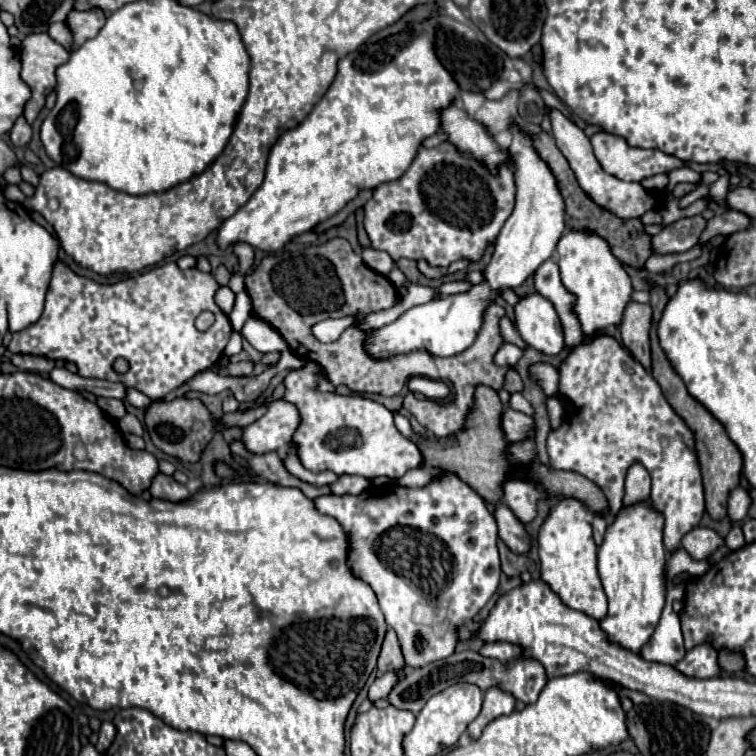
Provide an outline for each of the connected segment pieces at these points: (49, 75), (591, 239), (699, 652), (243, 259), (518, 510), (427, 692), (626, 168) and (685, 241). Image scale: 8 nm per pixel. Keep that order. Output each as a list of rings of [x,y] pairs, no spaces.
[[[48,33],[28,35],[22,39],[22,79],[32,89],[32,97],[24,107],[24,117],[28,123],[36,119],[40,109],[44,107],[46,97],[56,87],[56,67],[68,61],[70,53],[50,39]]]
[[[568,231],[556,249],[562,285],[568,293],[576,295],[574,313],[578,317],[580,329],[586,337],[594,337],[596,333],[608,329],[610,325],[620,325],[624,307],[632,297],[632,281],[624,271],[622,263],[610,253],[608,243],[602,237],[584,231]]]
[[[710,637],[704,643],[686,651],[686,657],[680,663],[676,663],[676,667],[680,667],[684,675],[700,675],[700,679],[722,673],[718,665],[718,651],[712,645]]]
[[[236,243],[234,249],[232,249],[232,253],[236,255],[242,271],[248,271],[248,269],[252,267],[252,263],[254,263],[254,249],[252,249],[250,245],[246,245],[246,243]]]
[[[508,479],[504,483],[504,503],[516,513],[522,523],[530,523],[536,517],[536,503],[540,499],[540,491],[536,483],[524,479]]]
[[[456,651],[446,659],[428,663],[426,667],[420,667],[414,671],[408,671],[406,677],[400,679],[392,687],[386,701],[396,709],[406,709],[406,711],[418,713],[432,695],[444,691],[452,683],[472,683],[472,685],[480,687],[482,691],[486,691],[488,687],[502,687],[504,691],[510,691],[516,699],[520,699],[528,705],[528,703],[534,703],[538,699],[546,681],[548,681],[548,677],[544,675],[544,667],[540,667],[540,663],[536,663],[534,659],[500,663],[496,659],[486,659],[476,651]]]
[[[596,133],[590,141],[594,147],[594,155],[604,167],[604,171],[624,181],[640,183],[646,177],[670,173],[686,165],[686,161],[680,161],[658,149],[630,147],[620,135]]]
[[[700,215],[692,219],[680,219],[670,227],[664,227],[660,233],[652,235],[652,253],[684,253],[698,243],[698,237],[704,227],[706,219],[702,219]]]

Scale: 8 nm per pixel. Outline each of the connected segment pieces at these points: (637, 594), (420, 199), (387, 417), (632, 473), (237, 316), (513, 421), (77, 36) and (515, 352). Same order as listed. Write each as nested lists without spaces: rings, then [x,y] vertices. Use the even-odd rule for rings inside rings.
[[[644,503],[644,507],[636,507],[636,511],[620,511],[608,525],[604,543],[598,549],[598,573],[604,585],[604,593],[608,597],[608,615],[600,621],[600,629],[606,633],[610,643],[616,643],[636,655],[640,655],[642,647],[650,641],[666,601],[668,555],[662,543],[662,527],[664,527],[664,519],[660,519],[660,515],[652,515],[652,503]]]
[[[440,143],[438,147],[434,149],[426,149],[426,147],[420,147],[418,153],[416,153],[416,159],[412,161],[412,165],[406,169],[406,173],[402,177],[398,177],[396,181],[388,181],[388,183],[382,183],[374,189],[374,195],[372,199],[364,205],[364,227],[368,231],[368,237],[372,241],[372,247],[374,249],[380,249],[380,251],[386,251],[390,253],[390,257],[394,261],[402,259],[402,257],[408,257],[408,259],[426,259],[430,265],[442,265],[442,267],[448,267],[450,263],[458,261],[458,259],[470,259],[470,261],[478,261],[486,249],[488,243],[492,243],[496,239],[496,235],[500,233],[504,221],[510,217],[512,209],[514,209],[514,193],[516,193],[516,187],[514,187],[514,175],[508,175],[508,171],[504,171],[504,175],[500,175],[500,179],[492,179],[492,175],[488,175],[488,171],[484,171],[484,167],[480,167],[480,163],[476,163],[476,159],[468,159],[468,155],[456,155],[456,151],[452,151],[452,147],[448,147],[448,143]]]
[[[312,361],[288,371],[284,377],[286,393],[282,399],[296,403],[300,413],[300,425],[292,435],[292,443],[298,445],[298,459],[306,469],[314,473],[330,469],[336,475],[348,473],[366,479],[380,475],[398,479],[422,463],[418,447],[396,429],[392,413],[382,403],[360,395],[342,397],[338,393],[320,393],[316,391],[320,377],[320,366]]]
[[[634,463],[626,477],[626,495],[622,499],[622,507],[632,507],[636,503],[644,503],[644,501],[648,501],[648,495],[650,495],[648,471],[644,471],[644,467],[640,467],[640,463]]]
[[[240,291],[236,295],[236,303],[234,303],[234,311],[230,313],[230,323],[234,327],[234,331],[240,331],[242,325],[252,317],[252,299],[246,291]]]
[[[504,409],[502,427],[504,427],[506,439],[512,443],[522,443],[526,439],[536,437],[536,421],[514,409]]]
[[[72,9],[66,17],[66,25],[72,31],[70,51],[76,51],[84,41],[92,39],[102,29],[104,23],[106,23],[106,13],[102,9],[90,9],[90,11]]]
[[[506,343],[496,353],[496,363],[500,363],[500,365],[516,365],[522,355],[524,355],[524,351],[520,347],[516,347],[512,343]]]

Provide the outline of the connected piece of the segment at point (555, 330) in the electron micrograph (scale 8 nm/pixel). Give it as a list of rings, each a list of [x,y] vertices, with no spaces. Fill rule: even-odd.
[[[542,295],[522,297],[516,305],[516,327],[522,339],[540,351],[542,355],[554,357],[564,349],[562,321],[554,305]]]

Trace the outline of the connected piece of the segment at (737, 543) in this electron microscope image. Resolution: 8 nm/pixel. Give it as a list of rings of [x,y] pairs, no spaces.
[[[734,525],[725,538],[726,546],[731,550],[743,547],[746,542],[740,525]]]

